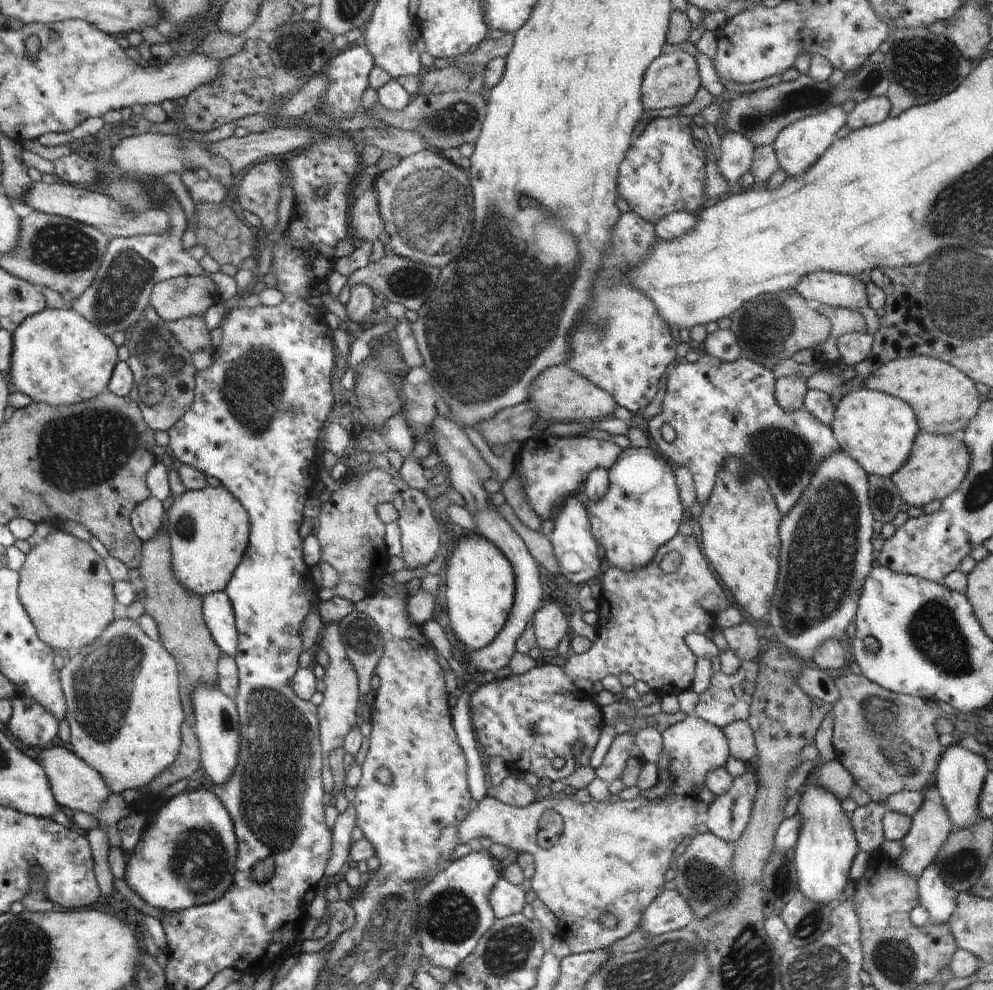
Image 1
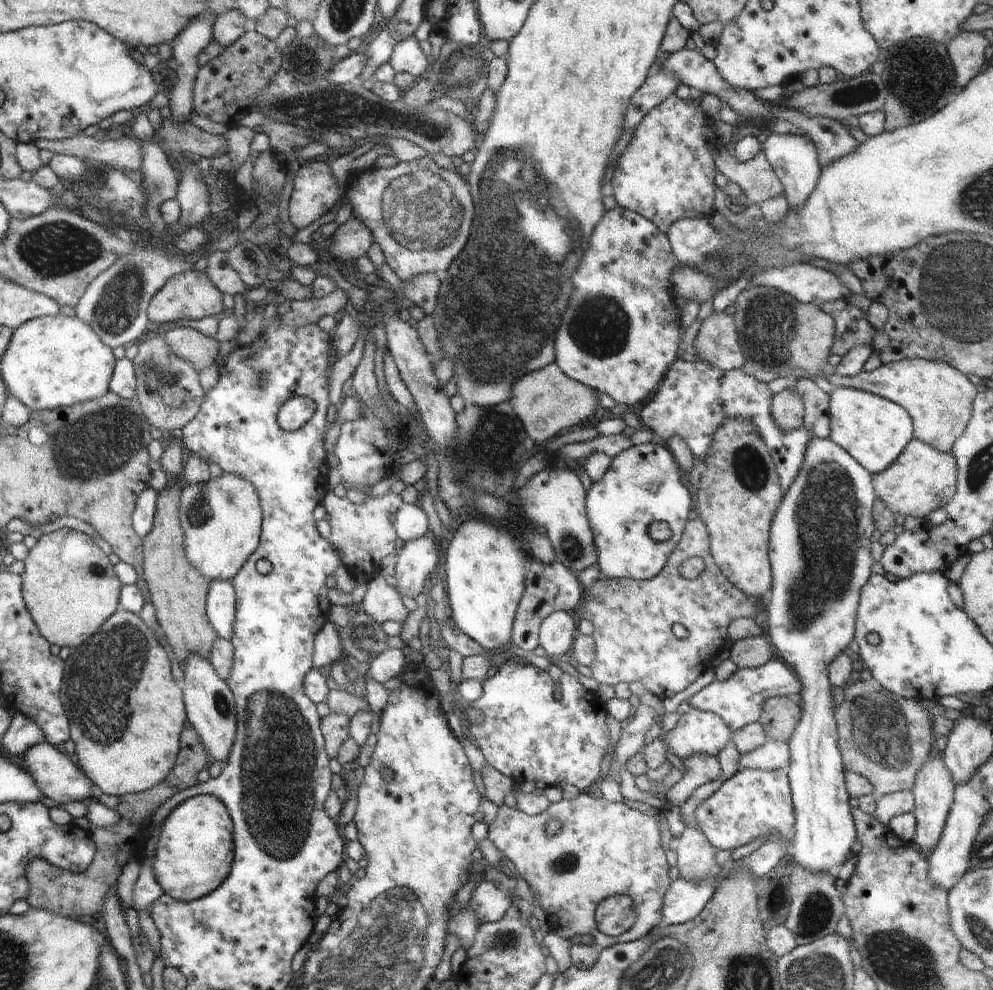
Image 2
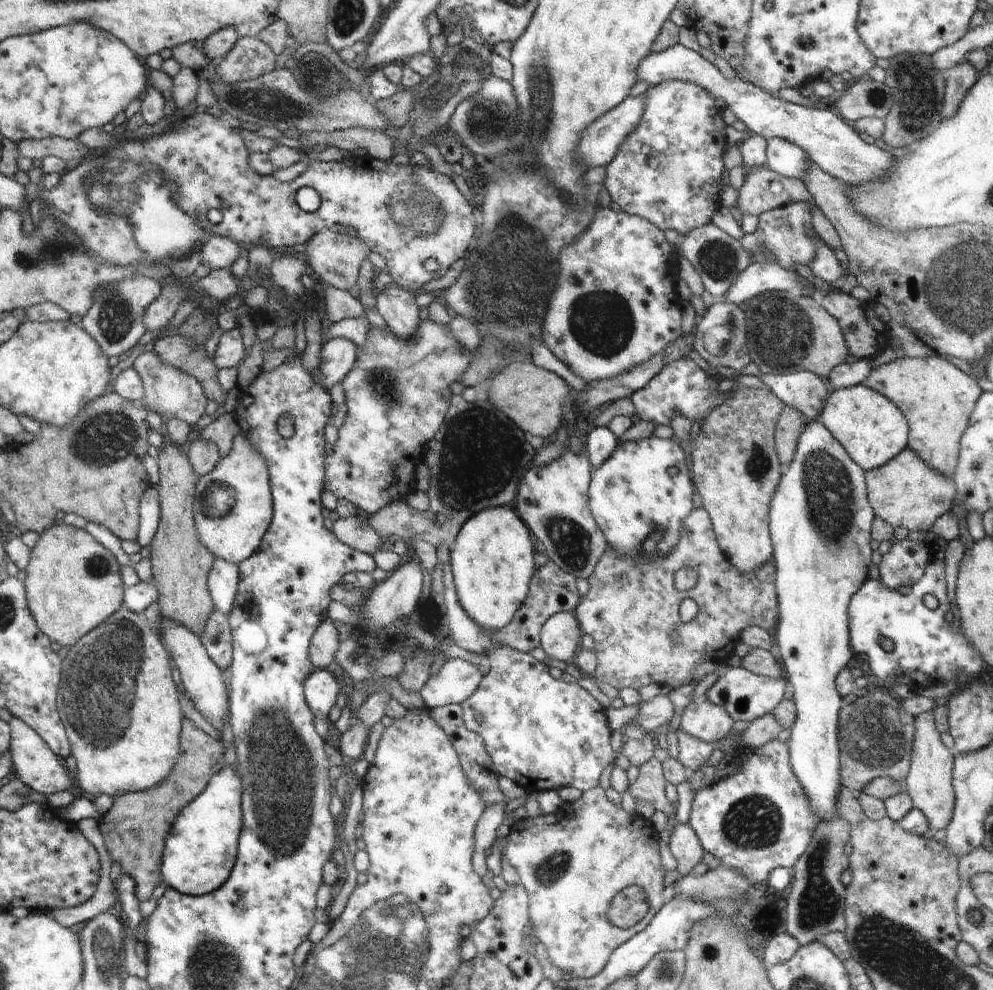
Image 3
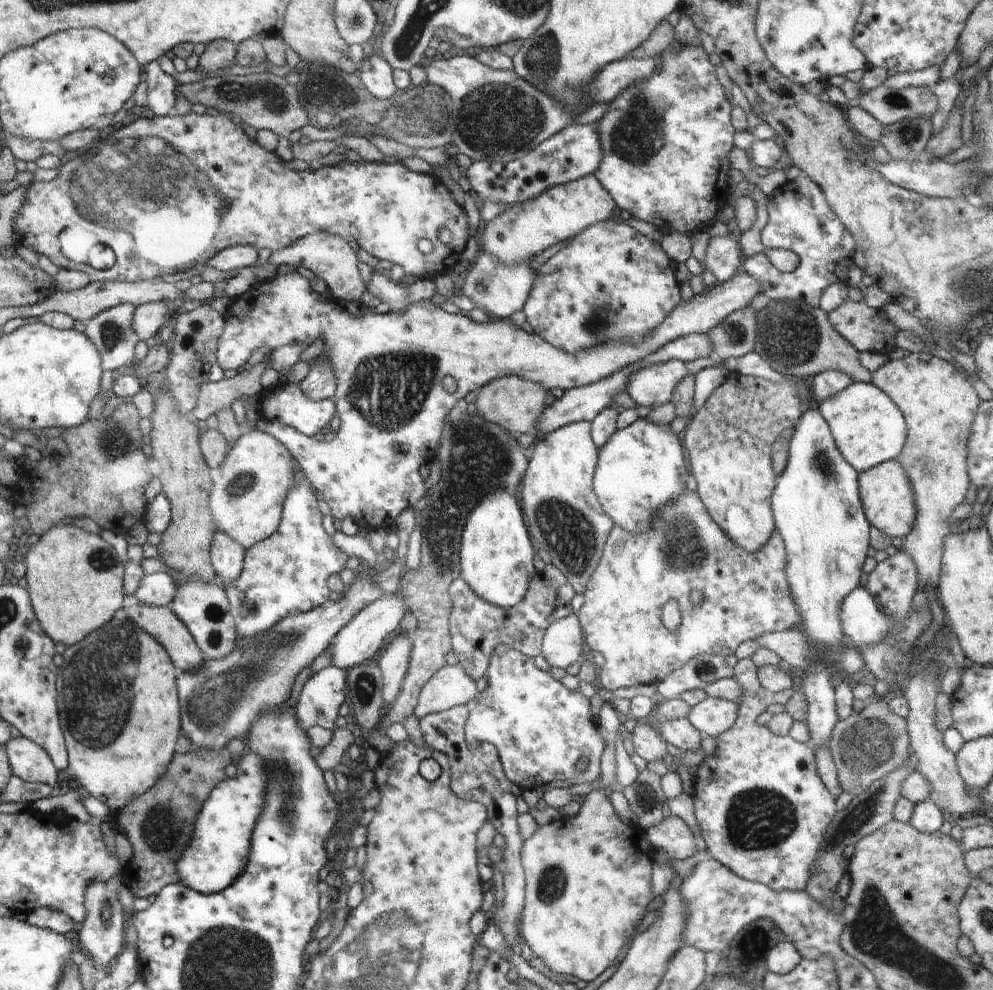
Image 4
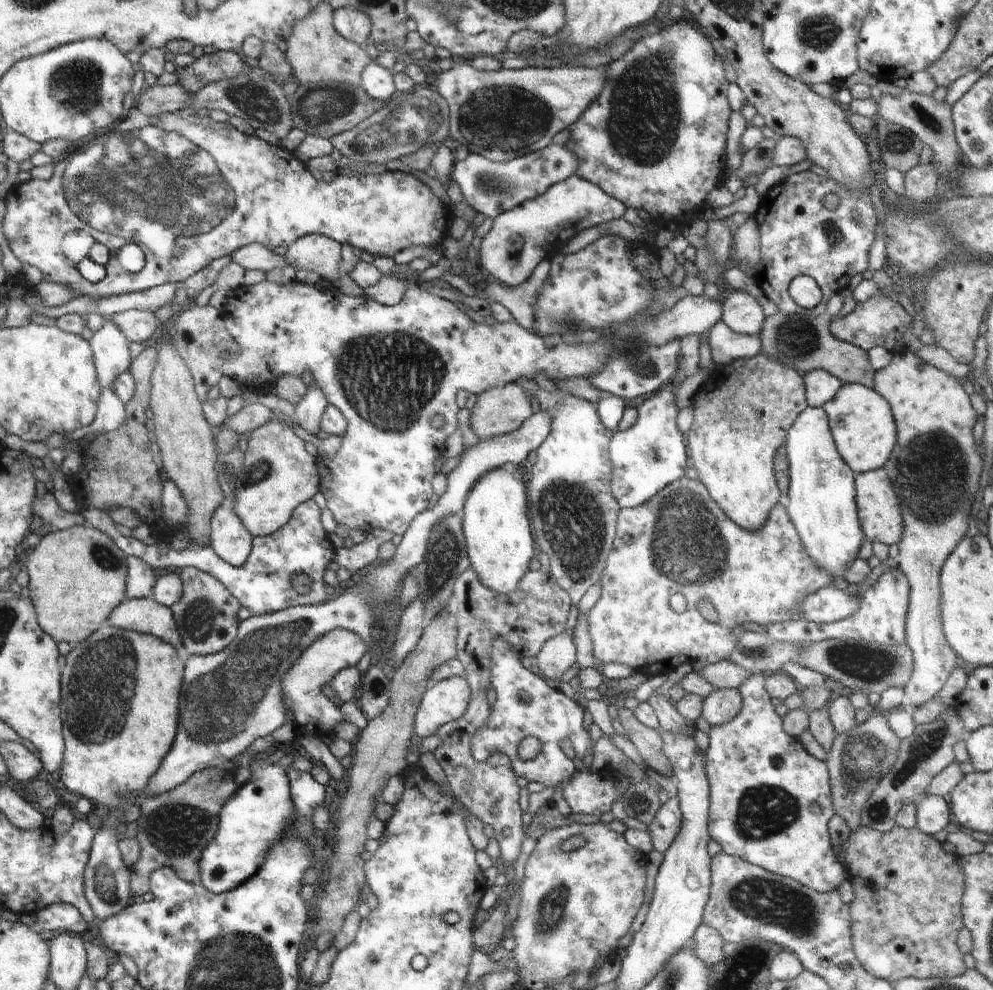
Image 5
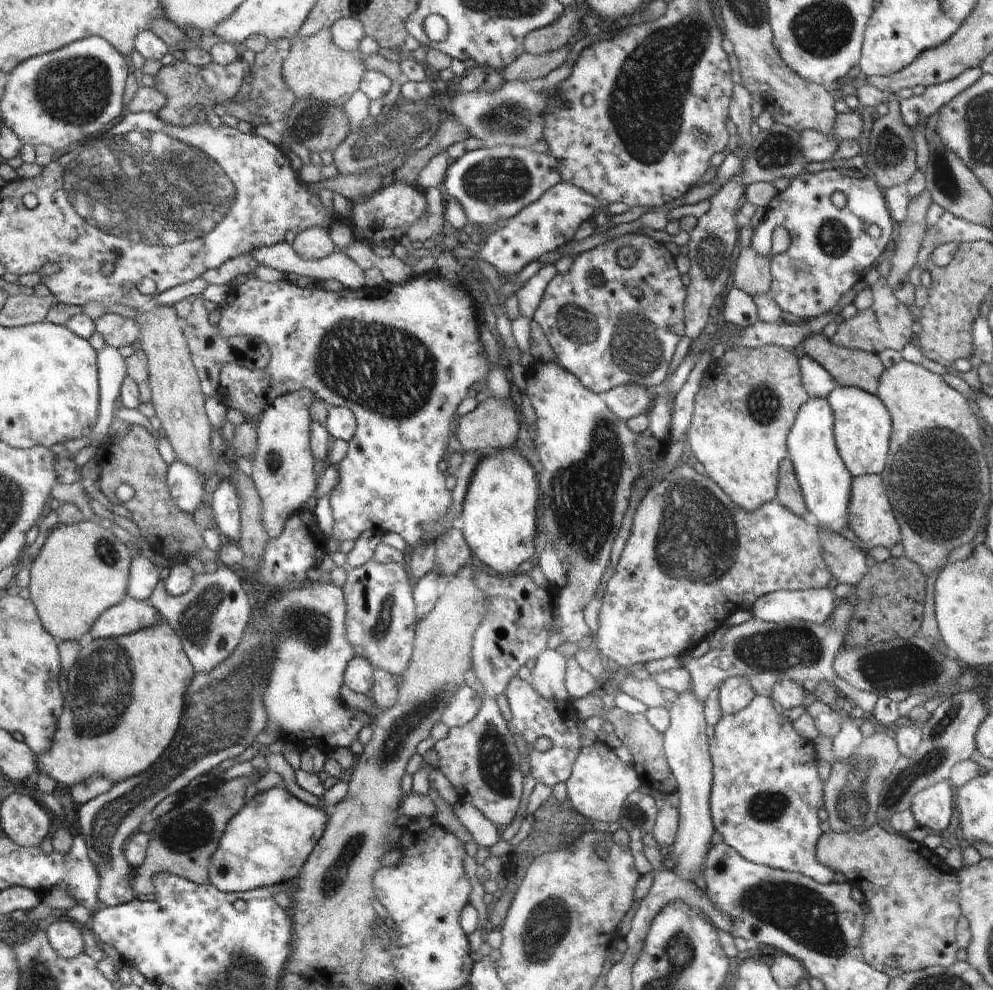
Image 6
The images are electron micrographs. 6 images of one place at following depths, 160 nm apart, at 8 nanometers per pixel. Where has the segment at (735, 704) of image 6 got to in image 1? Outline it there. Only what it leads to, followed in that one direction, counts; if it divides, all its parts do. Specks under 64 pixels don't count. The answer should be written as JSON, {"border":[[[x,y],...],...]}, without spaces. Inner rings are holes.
{"border":[[[686,715],[682,720],[679,720],[676,724],[669,726],[664,732],[661,732],[663,736],[663,749],[660,760],[656,766],[657,771],[657,781],[659,781],[658,786],[651,789],[646,789],[641,792],[639,797],[632,801],[620,801],[620,802],[587,802],[582,803],[577,800],[574,796],[566,796],[562,798],[552,798],[551,800],[542,800],[541,798],[530,803],[526,807],[515,807],[508,805],[507,803],[500,802],[494,796],[486,796],[479,803],[477,803],[476,810],[471,810],[469,816],[461,823],[459,826],[459,844],[468,843],[473,838],[490,838],[493,843],[502,844],[502,846],[507,846],[511,848],[514,852],[528,852],[530,856],[534,857],[535,862],[535,873],[530,881],[532,885],[532,890],[536,892],[536,896],[539,901],[546,904],[548,908],[555,914],[558,918],[557,923],[557,933],[556,935],[564,940],[572,953],[585,953],[588,951],[597,951],[600,949],[608,949],[610,945],[614,945],[616,941],[620,941],[624,937],[627,937],[630,933],[635,933],[641,927],[643,920],[641,917],[644,912],[648,910],[652,901],[655,900],[659,894],[662,894],[665,890],[668,890],[668,874],[672,871],[672,855],[676,854],[676,850],[680,850],[680,842],[688,842],[688,838],[693,838],[696,830],[697,824],[703,824],[704,814],[696,813],[696,802],[700,802],[700,783],[705,784],[705,776],[708,770],[716,767],[728,766],[728,758],[730,756],[730,744],[728,744],[728,738],[722,732],[721,727],[716,726],[714,723],[709,723],[706,719],[700,718],[694,715]],[[548,808],[554,808],[560,816],[563,818],[564,828],[561,836],[556,843],[556,845],[550,849],[543,849],[536,842],[536,833],[538,832],[538,822],[540,822],[540,817],[544,814],[545,810]],[[603,914],[613,914],[617,918],[617,925],[614,929],[607,929],[602,926],[599,921],[600,916]]]}

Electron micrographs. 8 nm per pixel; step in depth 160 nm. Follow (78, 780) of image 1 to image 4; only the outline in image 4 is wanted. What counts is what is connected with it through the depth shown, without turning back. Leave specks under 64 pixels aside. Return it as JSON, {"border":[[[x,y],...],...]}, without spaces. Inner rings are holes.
{"border":[[[26,737],[11,738],[4,748],[12,772],[21,781],[54,786],[58,780],[55,763],[38,743]]]}

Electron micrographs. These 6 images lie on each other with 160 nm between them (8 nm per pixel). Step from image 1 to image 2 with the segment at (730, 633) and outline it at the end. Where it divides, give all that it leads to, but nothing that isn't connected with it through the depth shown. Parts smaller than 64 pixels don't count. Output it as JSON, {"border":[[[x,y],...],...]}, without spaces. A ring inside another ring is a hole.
{"border":[[[764,637],[736,641],[729,648],[729,659],[738,669],[755,669],[772,660],[772,651]]]}

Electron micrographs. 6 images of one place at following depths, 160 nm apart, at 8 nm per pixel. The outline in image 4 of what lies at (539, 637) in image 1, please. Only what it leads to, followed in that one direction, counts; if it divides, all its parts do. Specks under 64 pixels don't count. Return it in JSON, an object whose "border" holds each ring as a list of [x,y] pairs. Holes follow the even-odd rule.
{"border":[[[572,612],[552,622],[545,630],[541,655],[551,667],[568,668],[580,658],[584,650],[585,642],[577,613]]]}

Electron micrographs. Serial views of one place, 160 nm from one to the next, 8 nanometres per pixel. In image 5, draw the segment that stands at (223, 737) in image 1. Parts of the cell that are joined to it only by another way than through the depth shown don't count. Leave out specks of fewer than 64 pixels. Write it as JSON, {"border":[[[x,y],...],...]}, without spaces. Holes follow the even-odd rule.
{"border":[[[128,599],[121,602],[112,610],[107,622],[113,627],[156,635],[177,649],[183,646],[174,612],[156,599]]]}

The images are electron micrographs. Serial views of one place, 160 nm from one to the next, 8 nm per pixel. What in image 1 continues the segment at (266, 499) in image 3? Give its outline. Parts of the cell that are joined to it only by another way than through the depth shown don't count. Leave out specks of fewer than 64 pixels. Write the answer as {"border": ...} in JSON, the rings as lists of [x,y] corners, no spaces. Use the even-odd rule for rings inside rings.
{"border":[[[222,484],[185,490],[168,510],[166,529],[171,539],[173,567],[183,585],[200,596],[226,590],[250,542],[252,522],[245,506]]]}

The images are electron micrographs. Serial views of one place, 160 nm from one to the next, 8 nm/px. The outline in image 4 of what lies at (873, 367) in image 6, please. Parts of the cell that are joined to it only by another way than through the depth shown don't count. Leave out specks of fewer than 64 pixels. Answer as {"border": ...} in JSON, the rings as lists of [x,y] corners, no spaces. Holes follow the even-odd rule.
{"border":[[[772,299],[755,312],[755,317],[753,350],[776,372],[808,381],[822,371],[834,369],[846,373],[852,380],[871,382],[870,371],[862,368],[856,347],[834,330],[827,313],[819,306],[808,306],[792,299]]]}

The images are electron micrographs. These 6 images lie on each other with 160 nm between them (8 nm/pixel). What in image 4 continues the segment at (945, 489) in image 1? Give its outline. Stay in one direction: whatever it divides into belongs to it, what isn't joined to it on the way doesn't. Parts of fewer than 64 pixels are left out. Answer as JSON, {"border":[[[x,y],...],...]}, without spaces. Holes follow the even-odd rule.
{"border":[[[896,460],[886,461],[859,473],[858,490],[870,526],[892,538],[904,538],[913,527],[916,507],[907,473]]]}

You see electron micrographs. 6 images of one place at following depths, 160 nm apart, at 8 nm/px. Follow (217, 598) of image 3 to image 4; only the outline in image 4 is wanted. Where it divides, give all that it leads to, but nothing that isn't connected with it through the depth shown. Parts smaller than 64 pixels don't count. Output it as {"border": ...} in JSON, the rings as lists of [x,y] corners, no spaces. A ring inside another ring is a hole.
{"border":[[[216,531],[211,546],[211,562],[216,578],[214,582],[224,588],[234,582],[242,573],[246,550],[236,539],[222,531]]]}

